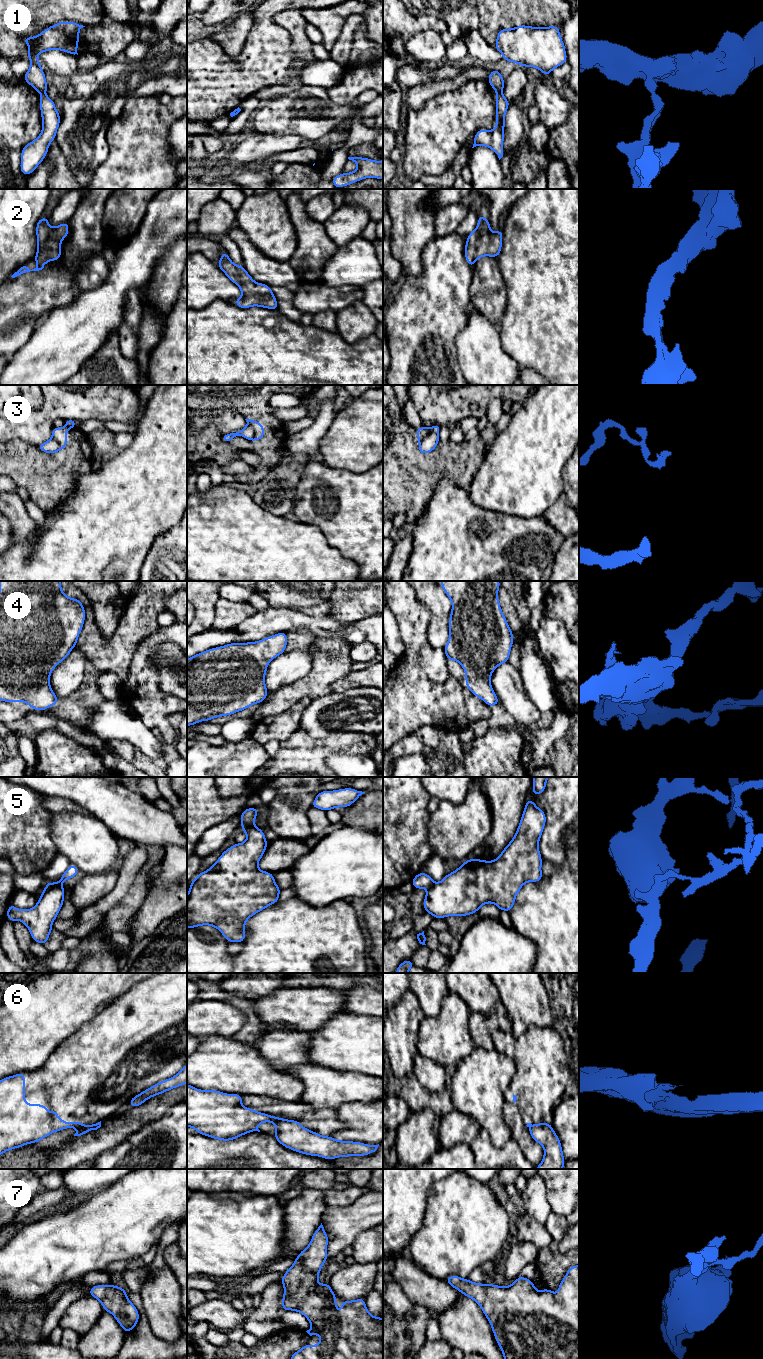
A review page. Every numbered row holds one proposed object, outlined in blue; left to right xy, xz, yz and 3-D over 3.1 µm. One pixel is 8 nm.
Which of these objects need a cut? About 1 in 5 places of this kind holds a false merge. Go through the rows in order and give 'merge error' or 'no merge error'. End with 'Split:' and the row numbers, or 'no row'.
1: merge error
2: no merge error
3: merge error
4: no merge error
5: merge error
6: merge error
7: no merge error
Split: 1, 3, 5, 6

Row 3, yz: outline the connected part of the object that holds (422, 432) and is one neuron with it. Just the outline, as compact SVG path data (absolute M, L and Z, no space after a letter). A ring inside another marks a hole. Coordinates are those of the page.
M416 427L416 430L417 430L417 440L419 442L419 454L424 455L425 453L421 450L421 443L431 433L431 428Z

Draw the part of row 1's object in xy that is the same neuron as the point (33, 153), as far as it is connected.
M45 92L40 95L40 111L42 132L35 140L26 144L21 151L20 170L25 176L30 175L44 160L49 144L56 139L60 124L60 113L55 109L55 102Z

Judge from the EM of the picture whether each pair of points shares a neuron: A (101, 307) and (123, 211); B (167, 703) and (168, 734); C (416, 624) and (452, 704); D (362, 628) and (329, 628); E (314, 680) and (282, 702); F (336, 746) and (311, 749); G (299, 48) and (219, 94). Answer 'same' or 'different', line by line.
A: different
B: same
C: same
D: same
E: same
F: same
G: different

